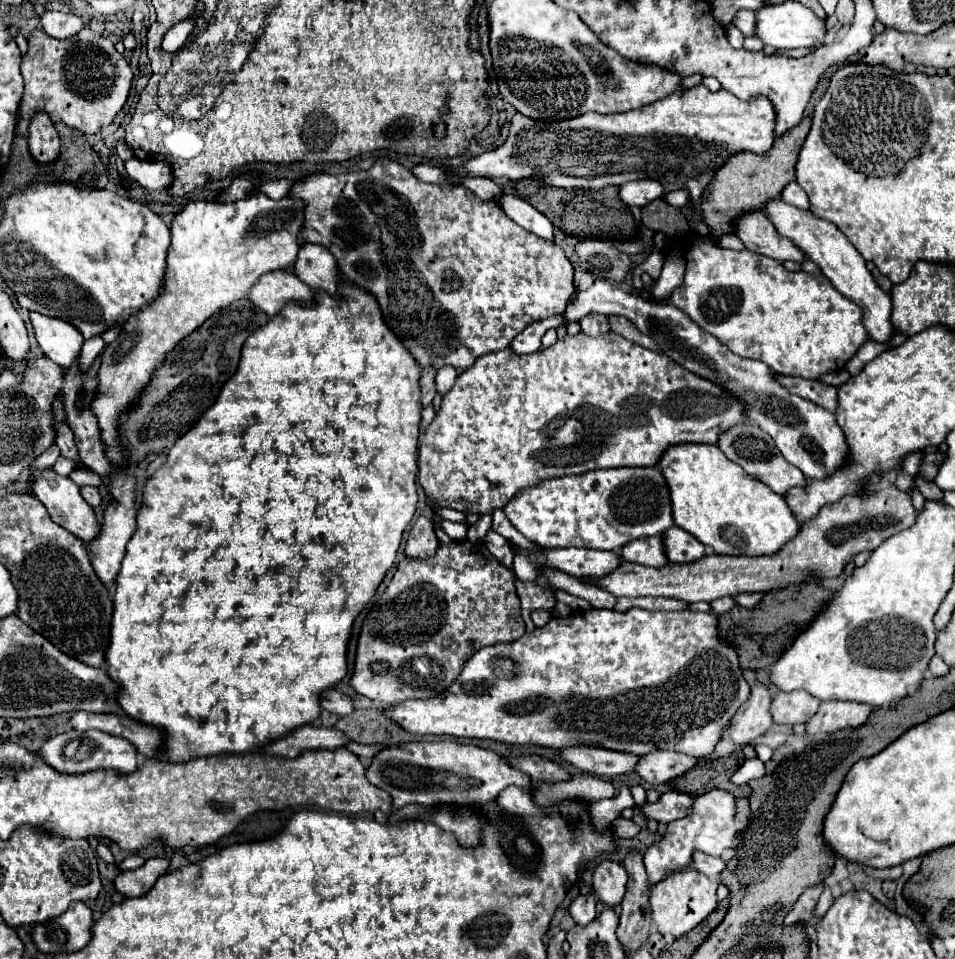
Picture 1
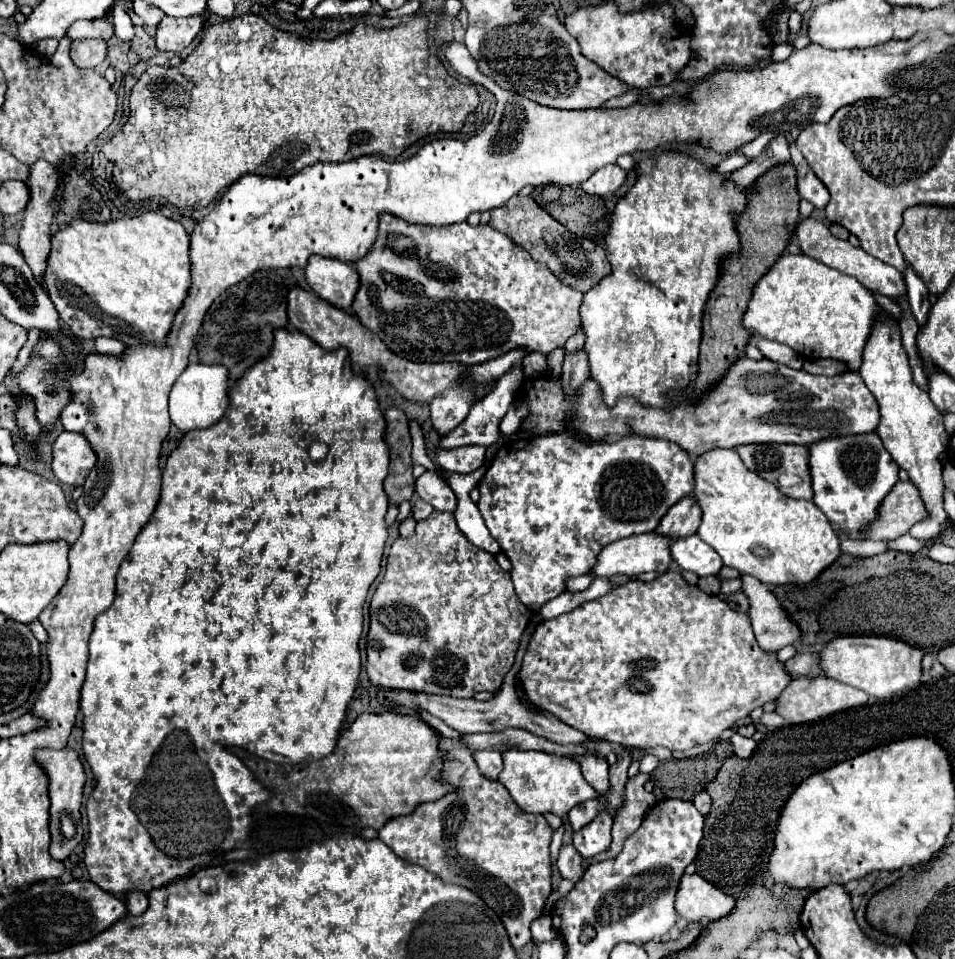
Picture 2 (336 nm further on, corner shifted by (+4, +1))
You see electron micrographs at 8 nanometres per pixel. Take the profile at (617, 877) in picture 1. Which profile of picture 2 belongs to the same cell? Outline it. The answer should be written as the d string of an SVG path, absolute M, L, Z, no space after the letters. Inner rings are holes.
M601 812L593 824L587 824L585 828L581 828L579 832L573 834L573 846L577 848L577 852L585 858L591 860L597 854L609 850L611 846L611 816L607 812Z

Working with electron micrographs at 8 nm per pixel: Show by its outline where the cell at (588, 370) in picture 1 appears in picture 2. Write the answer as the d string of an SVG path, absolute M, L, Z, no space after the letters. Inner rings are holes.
M739 358L721 380L717 380L715 386L707 388L703 394L699 394L695 400L689 390L677 392L677 404L665 412L665 408L645 408L645 404L637 404L637 400L617 400L613 408L605 408L601 404L601 388L597 388L597 382L593 378L587 378L585 384L569 396L563 388L561 378L553 376L539 376L533 380L525 380L521 386L521 398L525 398L525 404L529 406L531 414L521 422L519 430L529 432L531 436L545 436L545 434L585 434L593 442L601 442L605 436L617 434L617 436L627 436L627 434L637 434L645 438L661 438L675 442L681 446L691 458L701 456L707 450L713 448L735 448L741 444L811 444L821 438L829 436L845 436L845 434L865 434L873 432L879 424L879 408L861 380L859 372L843 372L837 376L813 376L807 374L805 370L793 370L783 364L771 362L771 360L749 360L749 358Z

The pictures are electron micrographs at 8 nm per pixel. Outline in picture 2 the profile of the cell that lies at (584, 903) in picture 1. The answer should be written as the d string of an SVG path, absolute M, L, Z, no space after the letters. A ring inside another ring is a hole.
M571 844L561 846L559 858L557 858L557 868L563 878L577 884L577 882L581 882L581 876L583 876L583 858Z

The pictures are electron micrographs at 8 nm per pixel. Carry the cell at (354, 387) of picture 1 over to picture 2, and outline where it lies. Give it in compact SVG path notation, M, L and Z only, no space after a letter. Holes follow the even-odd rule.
M277 328L277 332L273 332L273 352L269 352L269 356L265 356L265 360L257 360L257 364L253 364L253 368L249 368L249 372L245 372L245 376L241 376L241 380L235 382L235 386L229 390L231 396L231 404L227 408L227 412L223 414L223 418L203 430L191 430L185 432L181 442L177 444L177 448L169 454L167 462L165 462L165 470L163 470L163 484L161 484L161 496L159 496L159 504L153 512L153 516L149 518L149 522L145 524L145 528L141 528L141 532L135 538L135 544L131 546L129 554L125 556L125 560L121 562L121 568L117 572L117 590L115 590L115 600L113 600L113 608L109 608L107 612L99 614L95 618L95 628L89 640L89 662L87 662L87 678L85 684L81 688L81 712L83 712L83 750L85 750L85 758L91 766L91 772L95 774L97 786L95 792L91 794L91 798L87 800L87 816L89 816L89 840L85 846L85 864L89 870L91 880L101 886L103 890L111 892L111 894L123 894L129 890L139 890L139 892L151 892L155 888L161 888L181 876L187 876L193 870L199 870L203 866L209 866L217 860L221 860L221 856L229 850L233 850L237 840L247 838L249 834L249 824L251 824L251 808L265 802L269 798L269 794L265 792L265 788L255 782L253 776L249 776L249 772L245 770L243 762L233 756L231 752L225 752L227 746L239 746L249 750L251 754L257 754L265 760L275 760L275 762L313 762L313 760L321 760L325 758L337 742L343 718L345 718L345 710L347 704L357 688L357 678L359 678L359 670L361 670L361 654L359 654L359 636L361 636L361 624L363 624L363 604L369 592L369 586L373 584L373 580L377 578L379 570L381 570L381 558L383 558L383 548L389 536L387 530L387 522L385 522L385 514L389 508L389 500L385 500L385 490L383 490L383 480L387 476L387 468L389 468L389 448L385 448L385 418L383 412L379 410L379 402L377 402L377 394L373 384L369 382L367 374L363 372L355 372L351 368L351 358L349 358L349 350L347 348L337 348L337 350L325 350L321 348L317 342L313 342L311 338L307 338L301 332L289 332L289 330L281 330ZM311 442L325 442L329 446L329 454L321 460L321 462L313 462L307 454Z

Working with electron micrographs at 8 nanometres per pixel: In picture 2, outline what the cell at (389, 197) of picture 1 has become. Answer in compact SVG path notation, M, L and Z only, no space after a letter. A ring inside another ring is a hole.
M381 214L379 216L379 236L377 236L373 248L369 250L369 254L365 254L365 258L355 260L353 268L359 272L359 292L357 292L355 302L353 302L353 308L359 316L359 320L373 334L377 334L393 354L397 354L405 360L431 362L431 364L457 360L459 364L473 366L473 364L483 364L487 360L493 360L493 358L497 358L497 356L501 356L513 348L527 348L529 352L549 354L553 348L563 346L567 342L567 338L573 336L581 324L579 306L583 302L583 292L577 292L575 288L561 284L557 280L557 276L553 276L553 272L549 272L549 268L545 264L533 260L529 256L529 252L525 252L525 248L517 246L503 232L497 232L491 224L479 224L473 228L467 222L461 222L461 224L453 224L453 226L449 224L445 228L429 228L423 224L405 224L405 220L401 220L393 214Z

